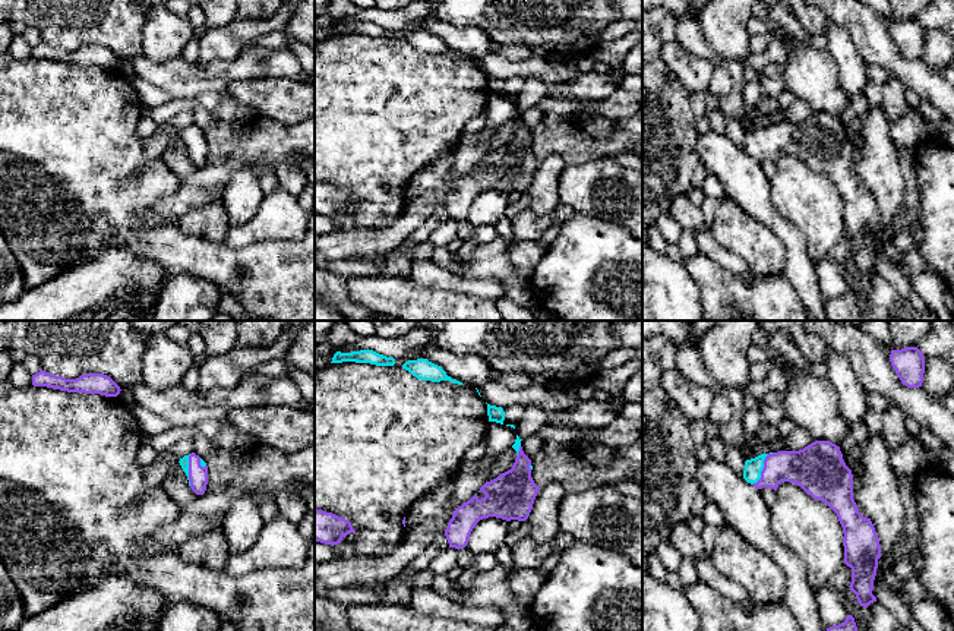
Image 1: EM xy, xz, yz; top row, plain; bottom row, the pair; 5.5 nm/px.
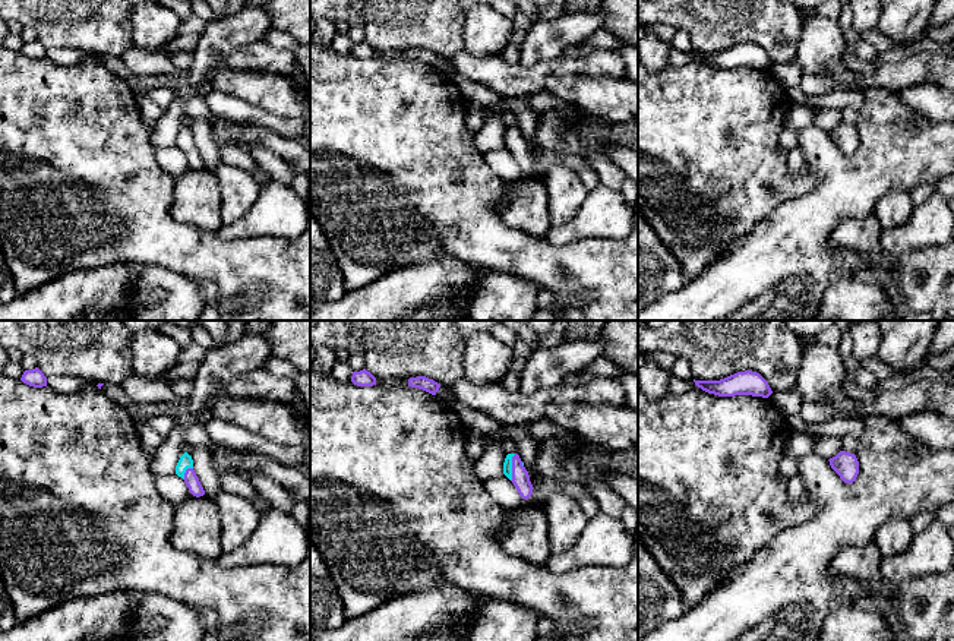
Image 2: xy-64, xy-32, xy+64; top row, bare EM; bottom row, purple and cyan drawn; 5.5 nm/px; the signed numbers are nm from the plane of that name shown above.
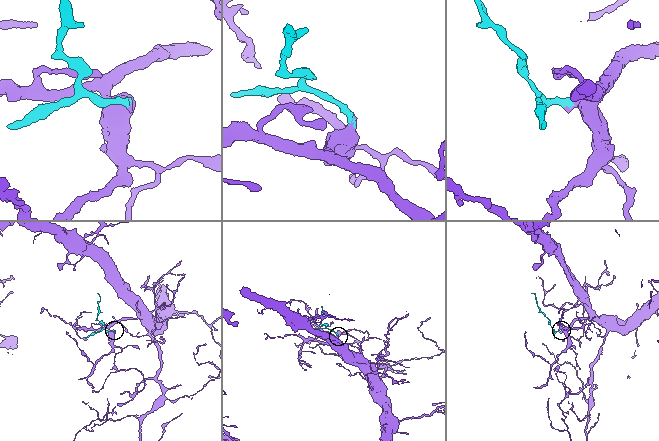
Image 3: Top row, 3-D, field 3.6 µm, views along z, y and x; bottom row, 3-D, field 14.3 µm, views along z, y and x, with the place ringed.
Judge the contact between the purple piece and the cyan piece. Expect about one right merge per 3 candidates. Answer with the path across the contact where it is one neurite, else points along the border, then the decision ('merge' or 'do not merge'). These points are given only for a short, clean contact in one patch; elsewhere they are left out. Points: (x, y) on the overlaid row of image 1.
runs through yz (809, 467), (764, 467), (752, 470); merge

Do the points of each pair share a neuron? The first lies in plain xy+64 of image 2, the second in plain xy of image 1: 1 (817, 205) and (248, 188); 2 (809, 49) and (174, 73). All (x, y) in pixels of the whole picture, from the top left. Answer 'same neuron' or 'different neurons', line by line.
1: different neurons
2: different neurons

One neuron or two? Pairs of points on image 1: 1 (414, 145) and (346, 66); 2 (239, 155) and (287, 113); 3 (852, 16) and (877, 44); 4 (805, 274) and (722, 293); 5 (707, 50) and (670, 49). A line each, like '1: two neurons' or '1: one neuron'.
1: one neuron
2: two neurons
3: one neuron
4: two neurons
5: two neurons

